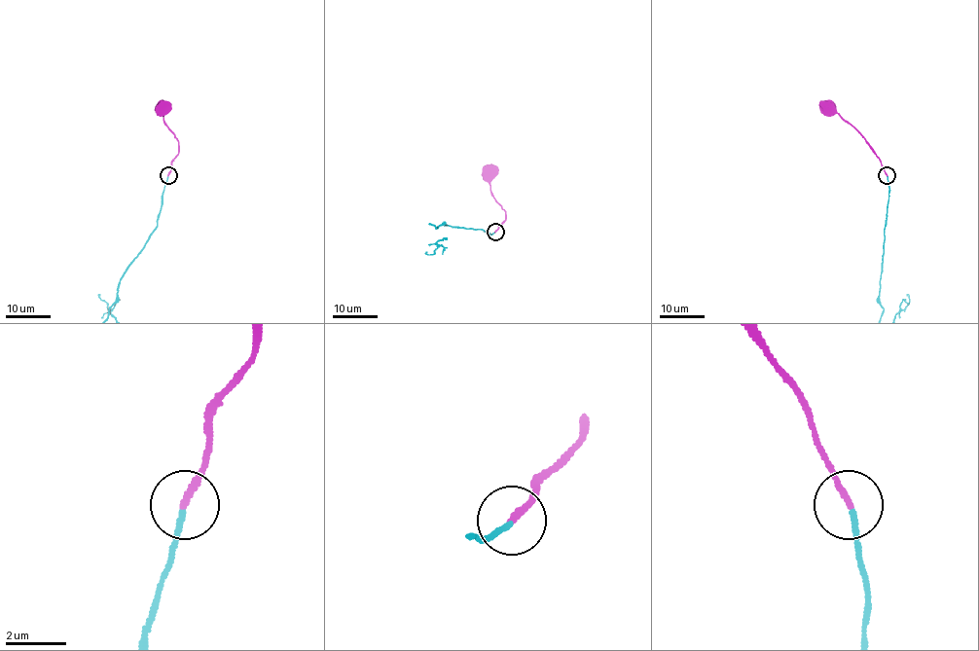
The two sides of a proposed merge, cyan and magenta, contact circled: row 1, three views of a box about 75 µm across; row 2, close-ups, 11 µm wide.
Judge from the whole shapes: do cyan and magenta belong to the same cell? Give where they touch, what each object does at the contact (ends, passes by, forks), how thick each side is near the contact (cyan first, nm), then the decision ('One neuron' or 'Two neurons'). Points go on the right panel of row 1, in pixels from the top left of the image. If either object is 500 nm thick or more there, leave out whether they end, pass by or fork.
Place: (887, 175). At the ring cyan ends. At the ring magenta ends. Thickness 170 nm (cyan) against 220 nm. One neuron

